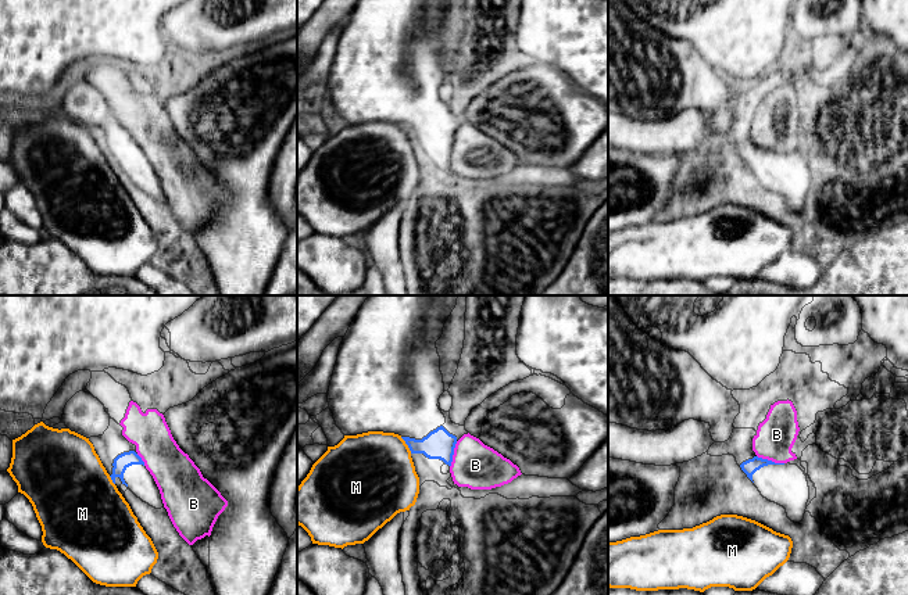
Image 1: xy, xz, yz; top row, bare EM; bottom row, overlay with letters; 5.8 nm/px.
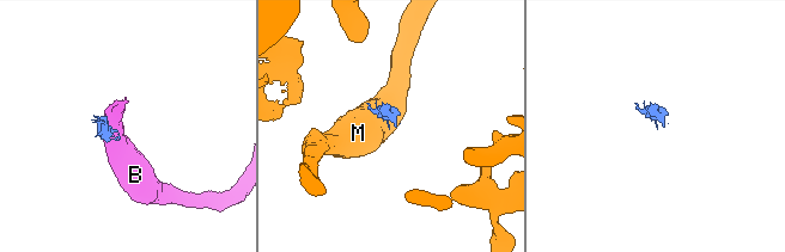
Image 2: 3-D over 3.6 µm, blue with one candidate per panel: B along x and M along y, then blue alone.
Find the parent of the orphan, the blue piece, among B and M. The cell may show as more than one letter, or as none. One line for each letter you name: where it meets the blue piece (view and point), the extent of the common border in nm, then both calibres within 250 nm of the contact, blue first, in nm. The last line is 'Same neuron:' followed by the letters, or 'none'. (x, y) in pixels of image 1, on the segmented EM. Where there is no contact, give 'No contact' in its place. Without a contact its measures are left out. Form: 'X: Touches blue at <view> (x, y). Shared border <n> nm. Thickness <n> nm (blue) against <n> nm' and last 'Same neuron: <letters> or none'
Same neuron: none

